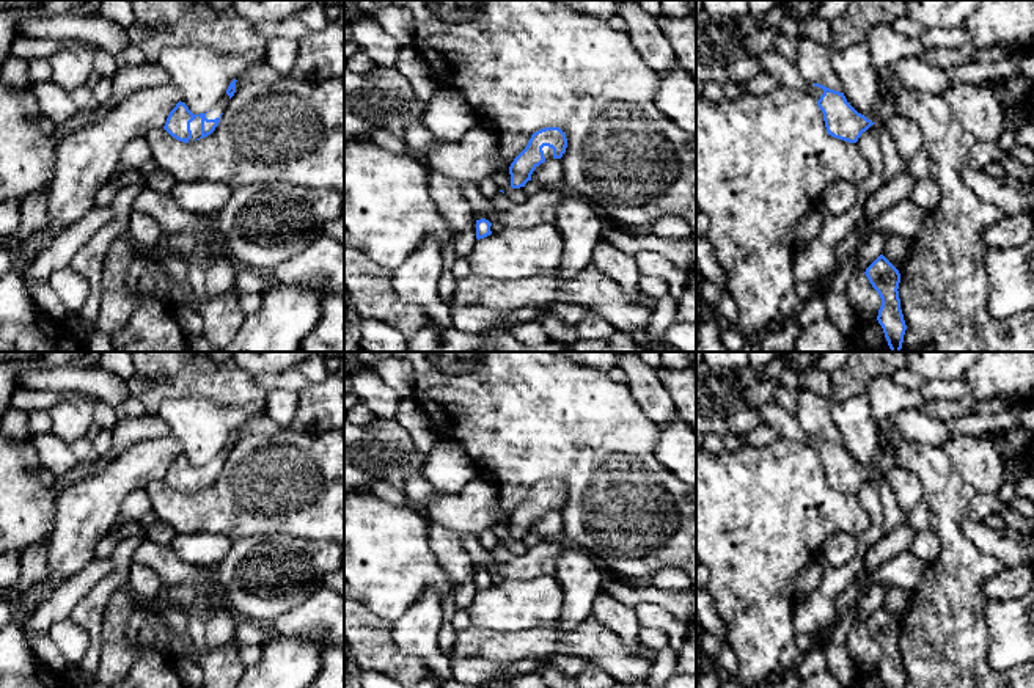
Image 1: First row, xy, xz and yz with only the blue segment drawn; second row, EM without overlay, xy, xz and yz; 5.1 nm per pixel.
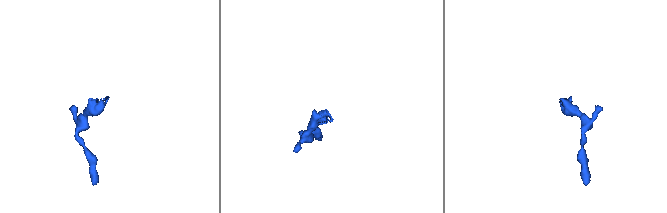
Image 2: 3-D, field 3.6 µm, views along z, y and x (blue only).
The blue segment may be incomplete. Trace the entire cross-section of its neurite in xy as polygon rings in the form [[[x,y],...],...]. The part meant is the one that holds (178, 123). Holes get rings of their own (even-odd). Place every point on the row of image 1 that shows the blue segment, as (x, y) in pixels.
[[[236,79],[229,83],[225,97],[209,112],[193,115],[184,102],[170,112],[163,129],[179,141],[192,143],[211,135],[220,123],[228,101],[236,93]]]

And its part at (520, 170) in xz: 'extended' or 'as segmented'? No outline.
extended

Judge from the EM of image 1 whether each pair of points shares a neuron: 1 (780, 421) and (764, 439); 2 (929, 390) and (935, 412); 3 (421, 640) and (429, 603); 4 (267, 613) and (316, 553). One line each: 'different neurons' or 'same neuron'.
1: different neurons
2: different neurons
3: same neuron
4: same neuron

